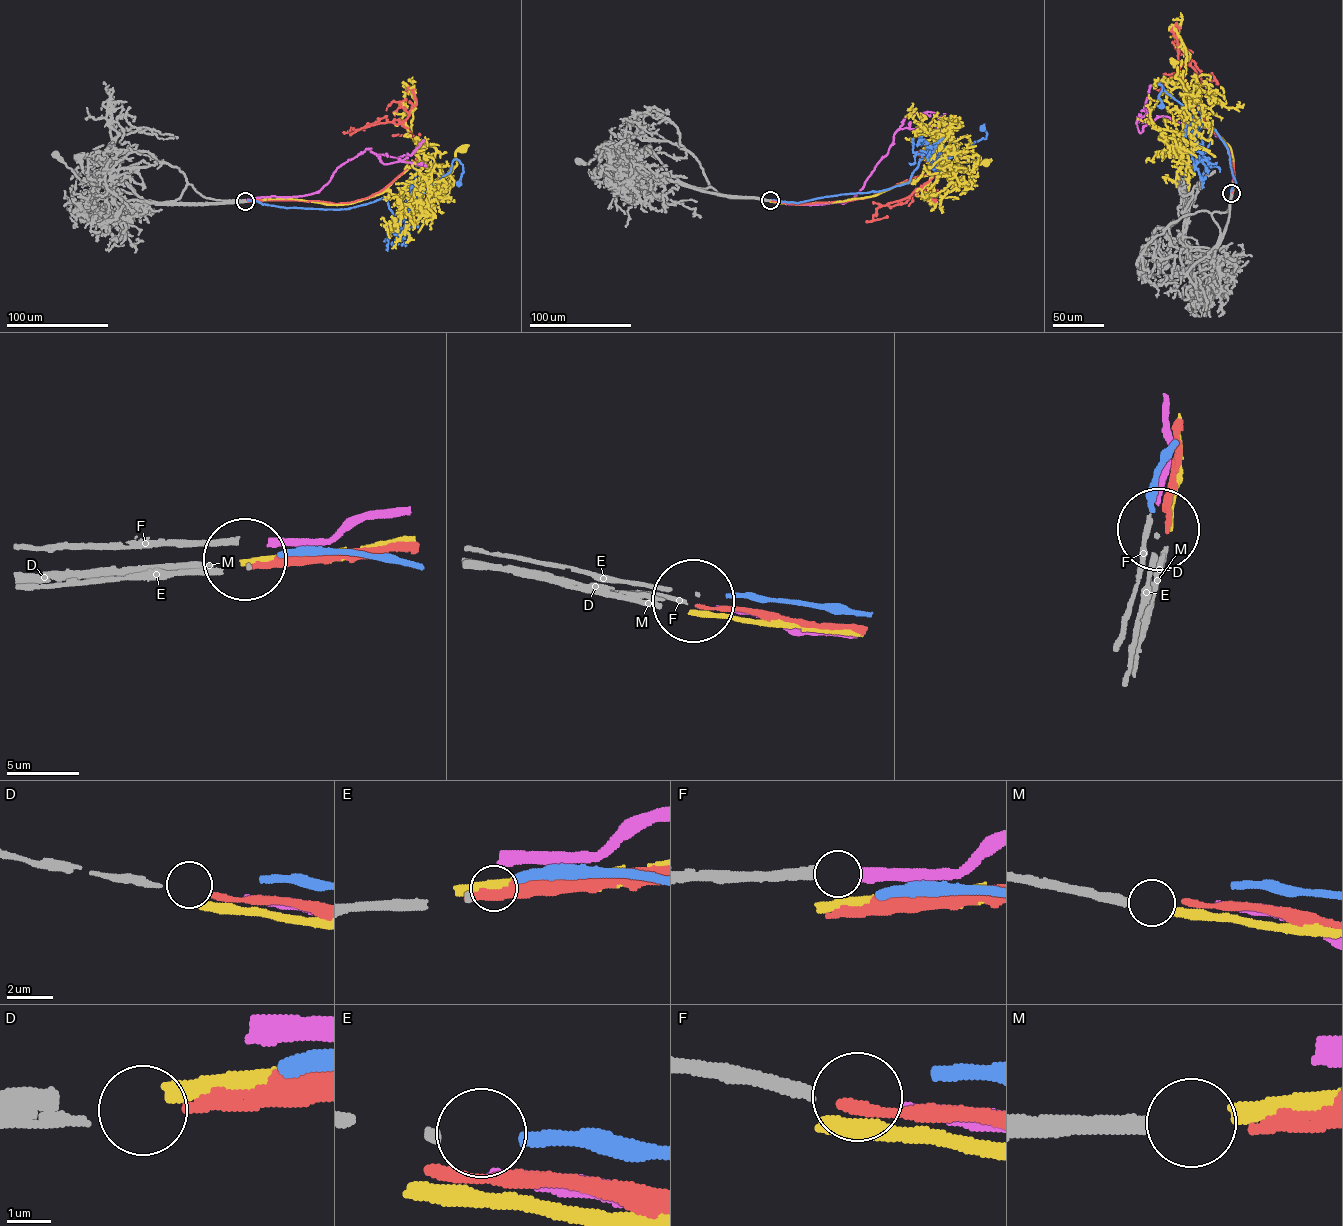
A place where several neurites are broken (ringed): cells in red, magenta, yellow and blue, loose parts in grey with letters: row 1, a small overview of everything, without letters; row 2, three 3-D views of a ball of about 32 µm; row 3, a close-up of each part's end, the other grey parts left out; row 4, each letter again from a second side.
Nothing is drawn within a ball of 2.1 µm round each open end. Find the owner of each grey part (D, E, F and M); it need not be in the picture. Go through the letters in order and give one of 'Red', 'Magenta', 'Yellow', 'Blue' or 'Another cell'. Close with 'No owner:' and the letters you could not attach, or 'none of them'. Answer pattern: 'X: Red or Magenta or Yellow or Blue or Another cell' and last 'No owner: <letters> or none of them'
D: Red
E: Blue
F: Magenta
M: Yellow
No owner: none of them

